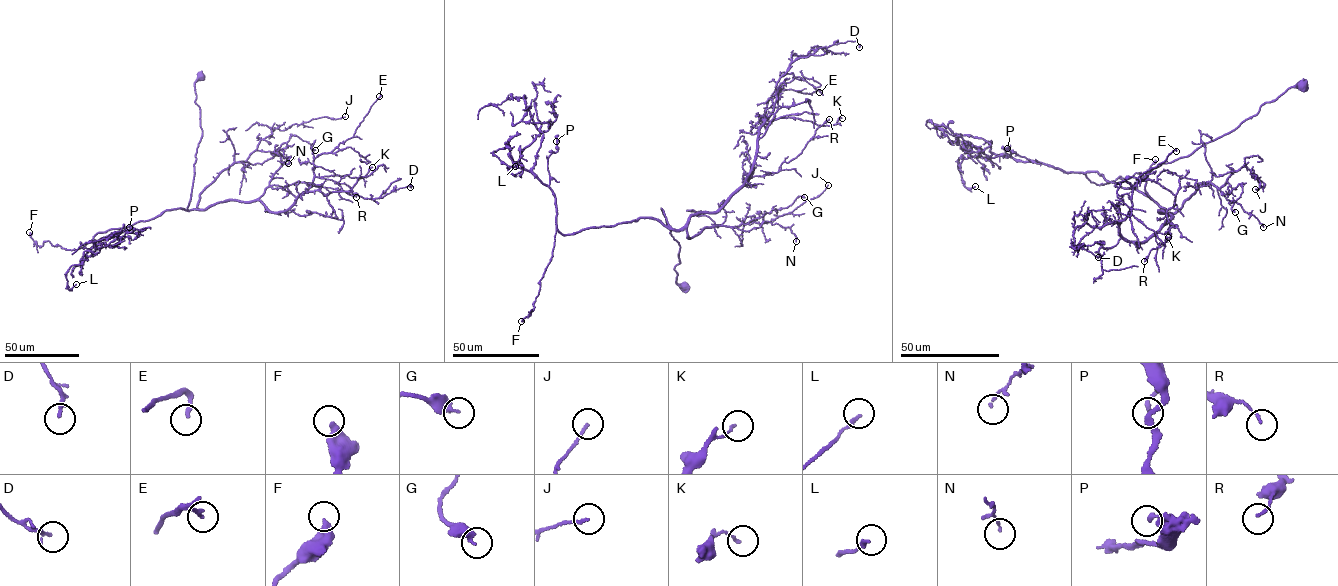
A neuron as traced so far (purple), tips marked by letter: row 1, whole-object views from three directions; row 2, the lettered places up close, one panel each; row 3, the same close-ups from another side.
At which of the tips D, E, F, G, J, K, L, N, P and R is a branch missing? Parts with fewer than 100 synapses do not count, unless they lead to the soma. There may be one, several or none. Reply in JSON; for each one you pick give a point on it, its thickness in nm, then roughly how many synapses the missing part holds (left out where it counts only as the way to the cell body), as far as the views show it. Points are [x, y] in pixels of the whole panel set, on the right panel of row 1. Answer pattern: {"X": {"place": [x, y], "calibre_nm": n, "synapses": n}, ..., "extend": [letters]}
{"extend": []}

